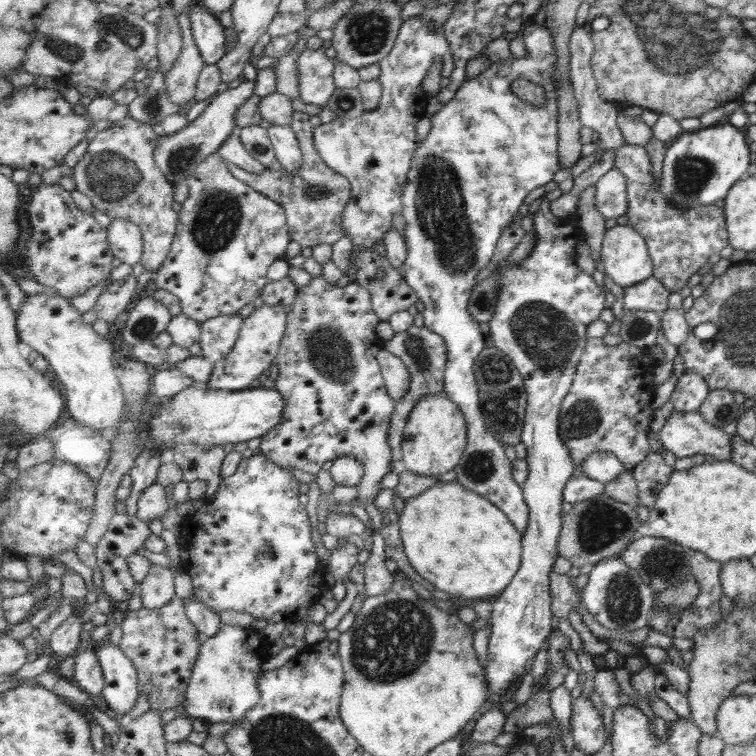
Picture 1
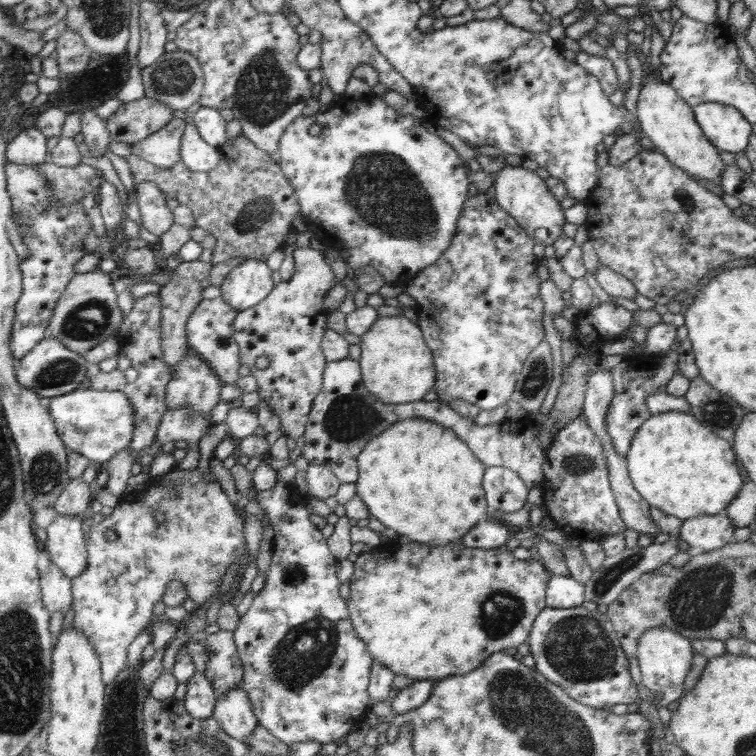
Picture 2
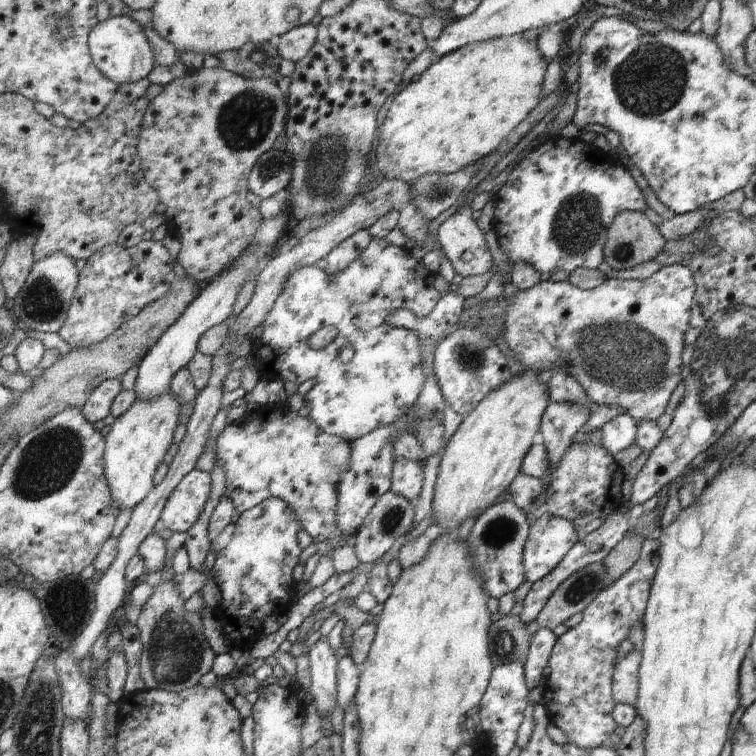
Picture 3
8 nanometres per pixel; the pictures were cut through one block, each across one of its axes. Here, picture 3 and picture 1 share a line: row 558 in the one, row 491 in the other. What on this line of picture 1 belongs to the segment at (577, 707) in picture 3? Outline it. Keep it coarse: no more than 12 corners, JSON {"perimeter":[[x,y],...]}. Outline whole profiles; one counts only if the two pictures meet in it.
{"perimeter":[[649,448],[631,470],[637,506],[651,510],[673,468]]}

